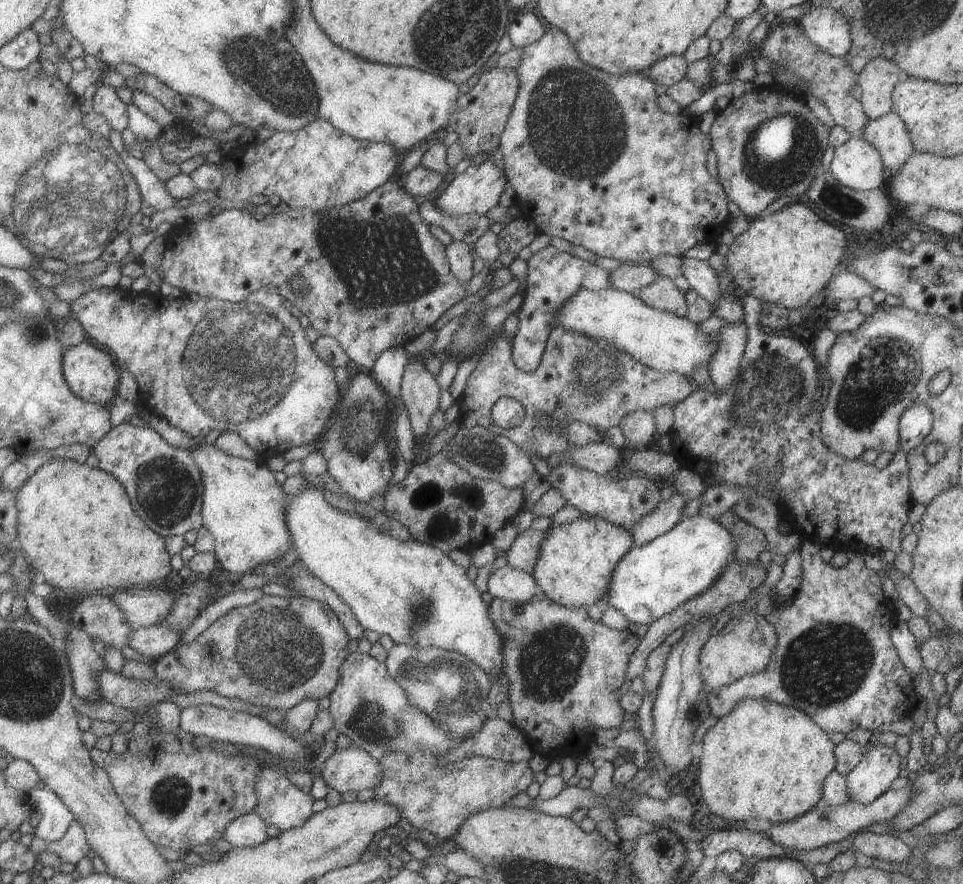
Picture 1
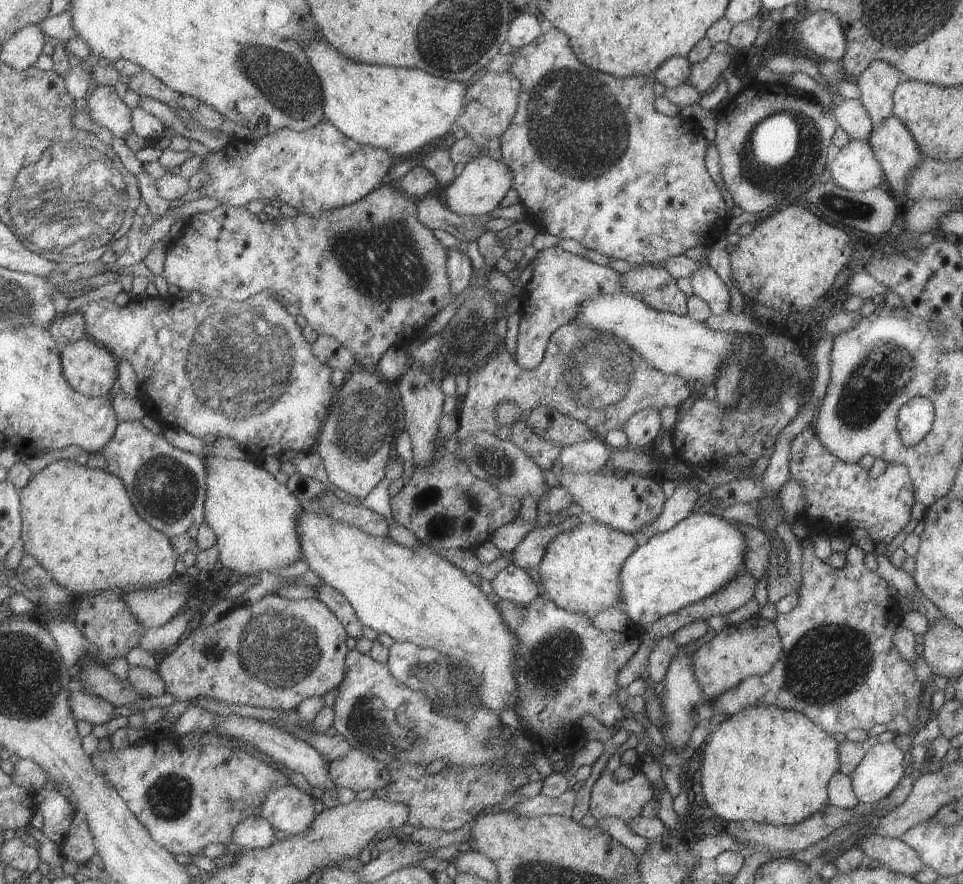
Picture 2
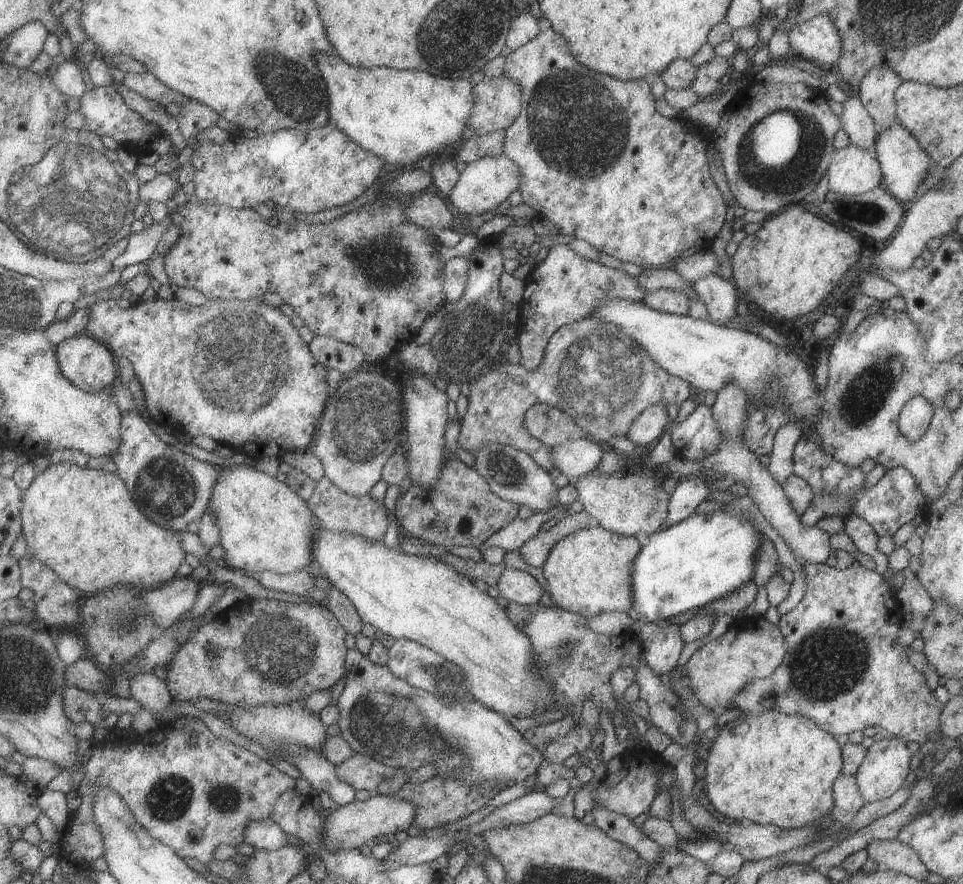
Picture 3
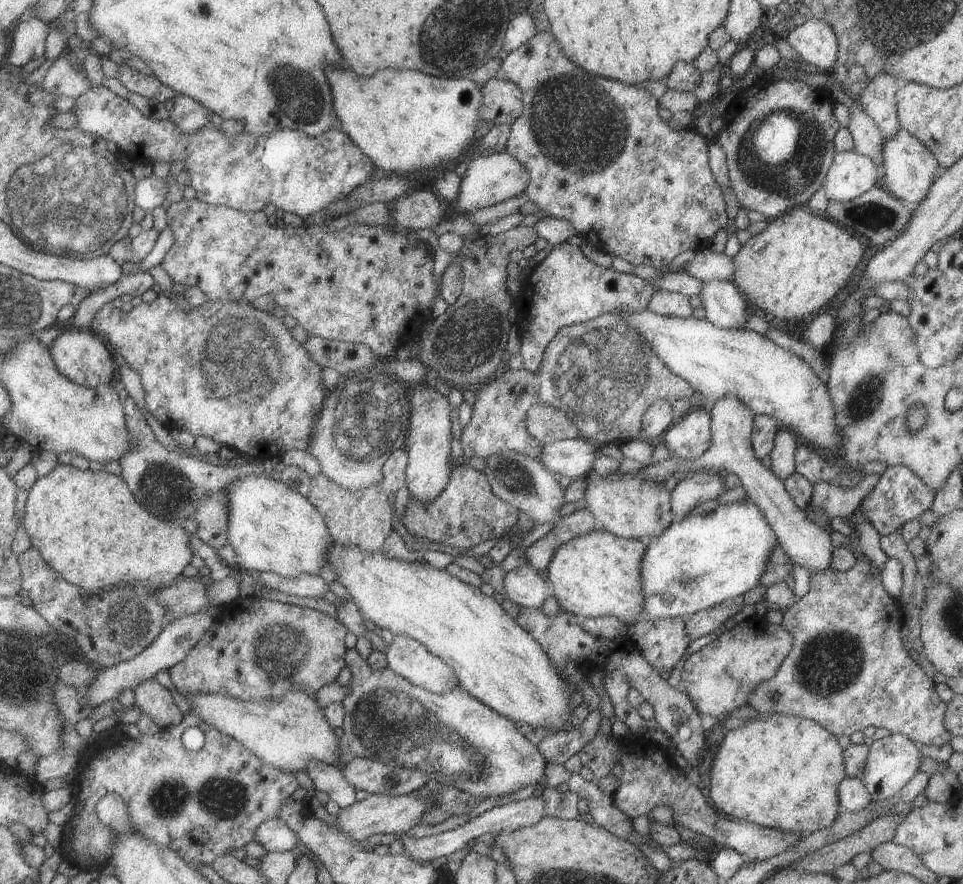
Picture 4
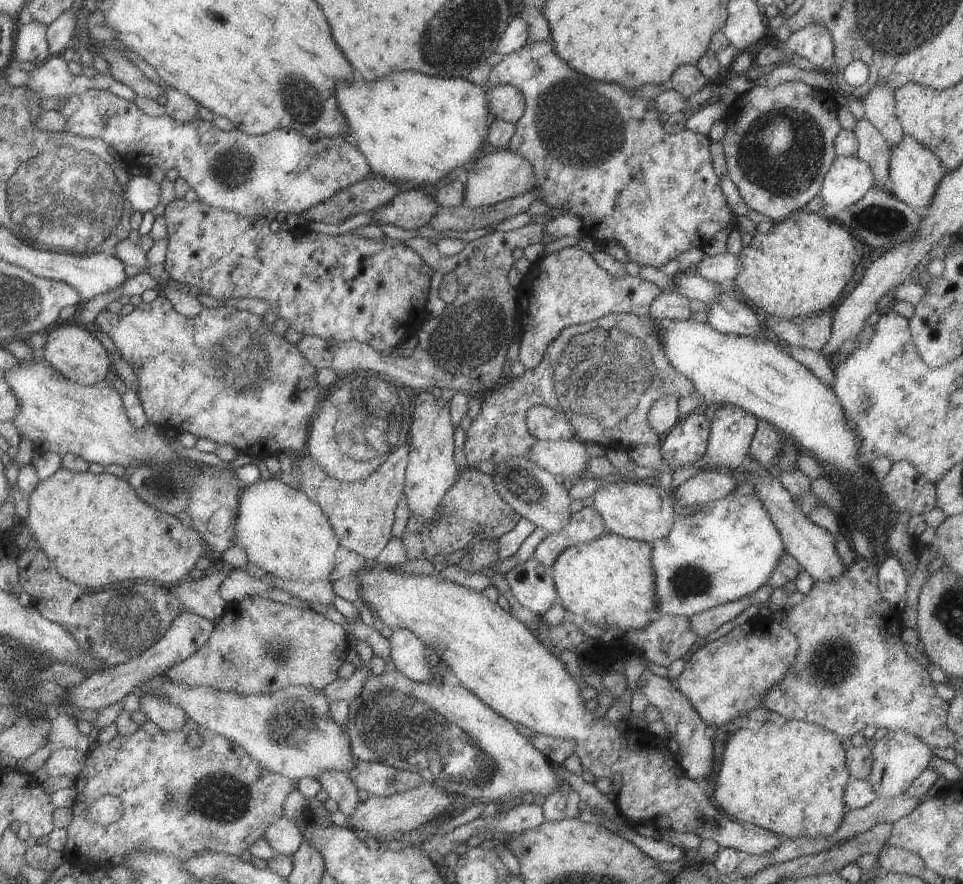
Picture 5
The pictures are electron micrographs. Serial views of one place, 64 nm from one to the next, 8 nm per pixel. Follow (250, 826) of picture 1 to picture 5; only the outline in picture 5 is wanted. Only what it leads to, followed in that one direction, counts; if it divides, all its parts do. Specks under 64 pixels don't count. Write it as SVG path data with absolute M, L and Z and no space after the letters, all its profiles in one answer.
M281 816L275 822L271 822L271 825L263 830L261 838L274 853L285 855L292 855L303 841L299 828L295 828L292 819L287 816Z

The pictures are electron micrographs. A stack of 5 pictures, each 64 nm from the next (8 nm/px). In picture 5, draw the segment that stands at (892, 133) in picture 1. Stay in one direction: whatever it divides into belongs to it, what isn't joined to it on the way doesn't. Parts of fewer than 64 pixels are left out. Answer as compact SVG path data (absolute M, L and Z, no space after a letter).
M903 134L897 146L890 146L889 158L891 194L918 211L926 210L933 200L937 184L947 172L941 162L929 149L921 146L915 138L907 134Z

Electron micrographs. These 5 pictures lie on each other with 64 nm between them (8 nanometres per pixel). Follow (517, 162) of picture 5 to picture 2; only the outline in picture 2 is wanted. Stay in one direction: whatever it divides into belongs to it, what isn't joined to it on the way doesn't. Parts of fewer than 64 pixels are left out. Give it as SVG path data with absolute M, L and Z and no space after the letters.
M480 154L465 163L461 173L446 186L443 206L458 215L484 218L499 205L499 201L509 188L511 188L511 170L507 168L507 164L502 160L493 160L485 154Z

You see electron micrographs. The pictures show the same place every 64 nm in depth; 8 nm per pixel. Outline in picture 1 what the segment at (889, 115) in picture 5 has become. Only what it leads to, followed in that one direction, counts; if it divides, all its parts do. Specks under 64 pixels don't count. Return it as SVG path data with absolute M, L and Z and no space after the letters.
M875 57L856 75L861 88L863 112L868 119L879 118L892 110L893 86L903 77L903 72L887 58Z

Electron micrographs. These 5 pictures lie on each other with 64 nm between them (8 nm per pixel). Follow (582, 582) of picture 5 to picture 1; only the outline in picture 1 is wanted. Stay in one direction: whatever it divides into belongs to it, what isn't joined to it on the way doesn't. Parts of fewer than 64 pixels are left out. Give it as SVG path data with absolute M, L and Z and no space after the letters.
M581 515L557 527L549 525L539 546L531 576L540 592L551 602L565 608L587 608L599 598L603 600L603 592L608 590L617 560L632 546L633 538L627 529L597 516Z

